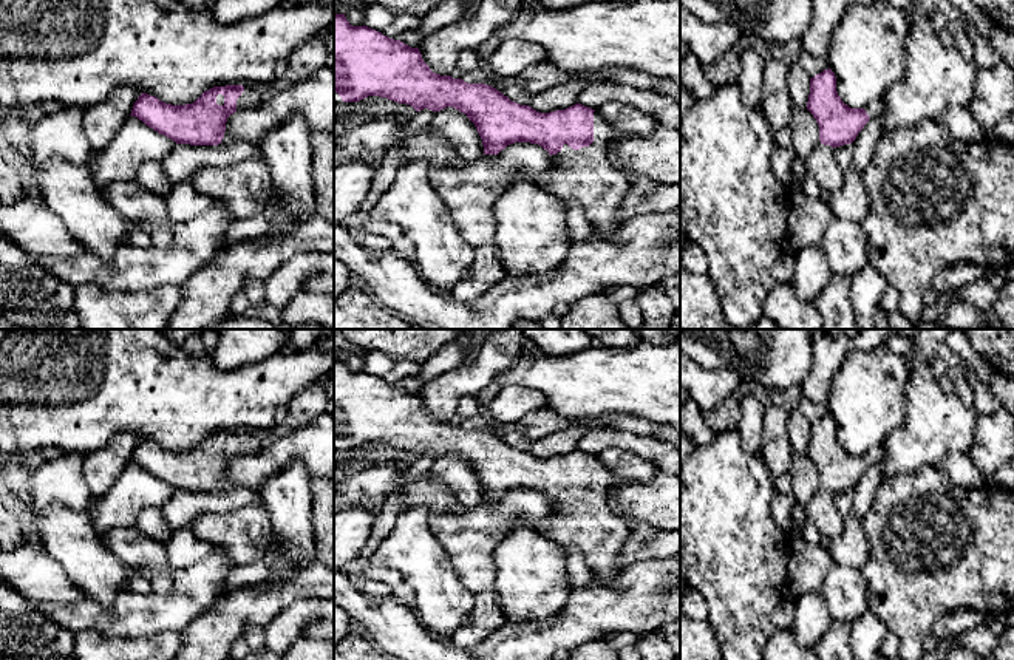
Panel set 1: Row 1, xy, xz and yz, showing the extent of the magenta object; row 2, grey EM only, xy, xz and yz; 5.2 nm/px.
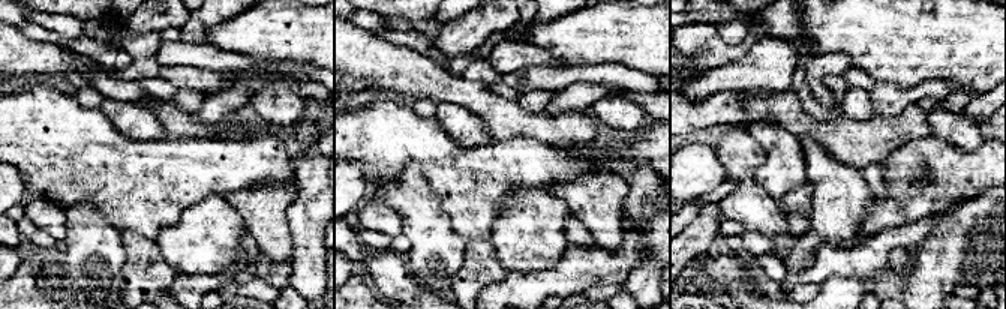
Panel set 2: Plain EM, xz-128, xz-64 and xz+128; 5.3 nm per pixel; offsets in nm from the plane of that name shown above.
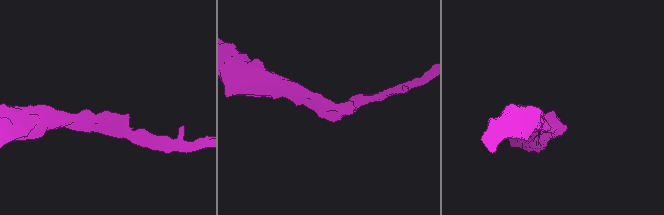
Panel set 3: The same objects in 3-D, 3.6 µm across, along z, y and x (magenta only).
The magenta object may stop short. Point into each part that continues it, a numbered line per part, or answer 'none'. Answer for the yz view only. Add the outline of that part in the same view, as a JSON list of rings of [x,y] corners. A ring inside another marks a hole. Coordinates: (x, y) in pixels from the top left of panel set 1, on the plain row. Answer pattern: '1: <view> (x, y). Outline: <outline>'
1: yz (875, 453). Outline: [[[876,445],[869,448],[864,453],[866,459],[869,461],[869,464],[875,464],[876,461],[883,459],[883,445]]]

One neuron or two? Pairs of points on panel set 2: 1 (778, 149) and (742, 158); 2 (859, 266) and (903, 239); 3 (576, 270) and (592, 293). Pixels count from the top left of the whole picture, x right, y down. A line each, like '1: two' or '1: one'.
1: two
2: one
3: two

